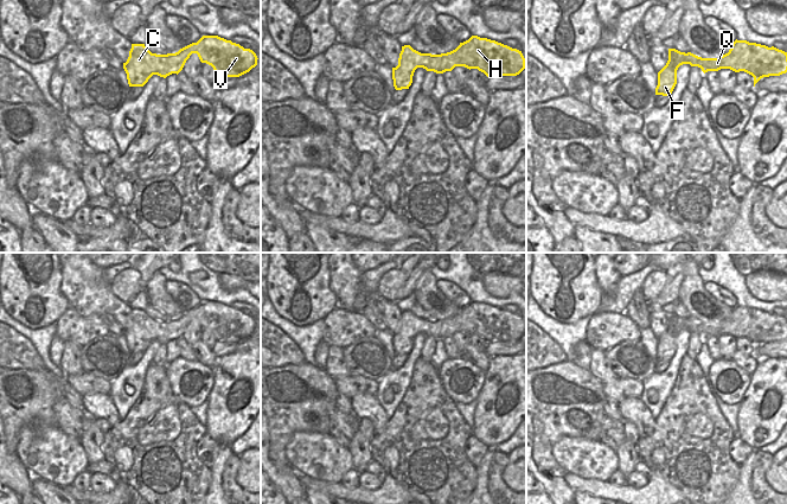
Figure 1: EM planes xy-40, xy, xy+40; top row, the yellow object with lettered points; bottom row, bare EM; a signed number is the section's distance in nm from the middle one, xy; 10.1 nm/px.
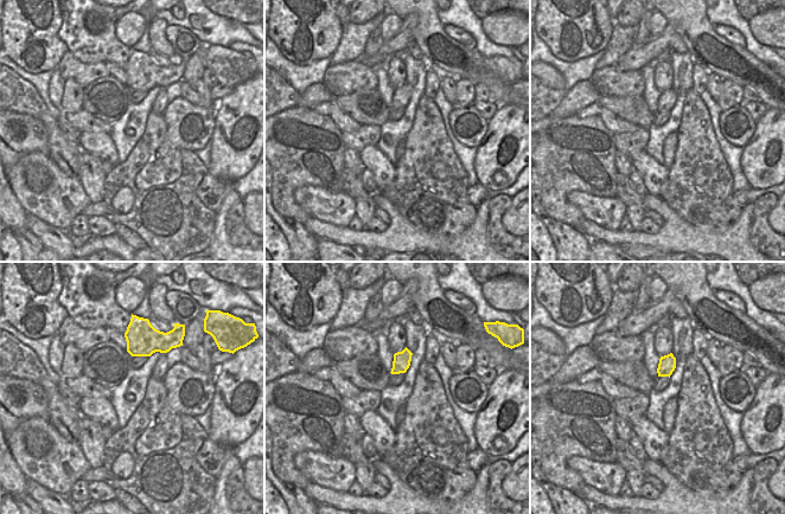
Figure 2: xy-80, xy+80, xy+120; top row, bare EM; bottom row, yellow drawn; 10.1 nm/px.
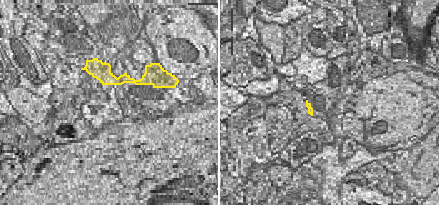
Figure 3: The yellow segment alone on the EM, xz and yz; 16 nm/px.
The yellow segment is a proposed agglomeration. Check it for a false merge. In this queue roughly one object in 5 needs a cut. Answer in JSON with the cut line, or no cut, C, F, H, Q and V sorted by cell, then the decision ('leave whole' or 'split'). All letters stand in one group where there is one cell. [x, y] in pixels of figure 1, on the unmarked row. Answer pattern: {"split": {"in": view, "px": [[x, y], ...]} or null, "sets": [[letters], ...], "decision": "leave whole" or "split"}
{"split": null, "sets": [["C", "F", "H", "Q", "V"]], "decision": "leave whole"}

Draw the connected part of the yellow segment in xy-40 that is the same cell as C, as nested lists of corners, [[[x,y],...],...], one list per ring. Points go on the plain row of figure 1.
[[[203,301],[197,308],[192,308],[175,319],[152,319],[145,310],[132,310],[129,323],[123,328],[129,352],[143,352],[153,340],[166,344],[172,339],[179,339],[192,319],[197,319],[201,328],[211,331],[217,342],[239,343],[257,331],[257,321],[250,314],[232,308],[218,301]]]

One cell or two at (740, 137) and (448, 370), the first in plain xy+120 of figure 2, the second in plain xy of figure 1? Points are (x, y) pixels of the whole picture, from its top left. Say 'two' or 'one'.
one

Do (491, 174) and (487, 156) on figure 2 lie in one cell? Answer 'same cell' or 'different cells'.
same cell

